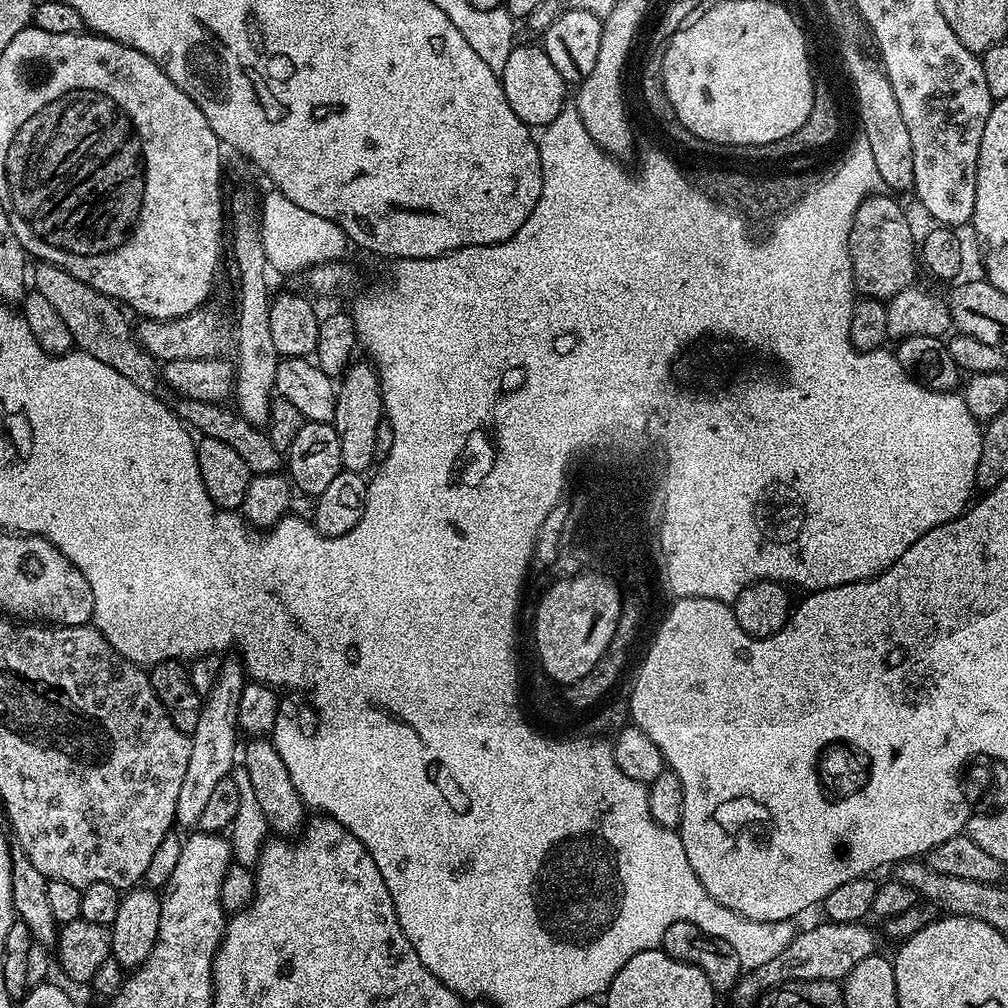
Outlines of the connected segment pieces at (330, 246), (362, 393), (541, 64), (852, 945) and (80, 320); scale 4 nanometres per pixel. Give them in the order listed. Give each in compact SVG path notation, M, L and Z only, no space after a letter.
M268 190L264 200L259 201L260 233L262 246L266 246L268 267L273 273L297 272L303 274L315 264L326 264L341 259L346 237L344 231L334 222L326 218L318 218L318 214L310 214L310 210L302 210L295 202L290 202L281 192Z
M368 362L349 364L336 389L334 421L338 442L342 446L343 471L364 474L377 463L374 442L378 435L378 426L383 419L385 419L384 403L380 397L380 377L376 375L375 367Z
M517 43L510 58L506 58L506 66L498 75L504 86L506 102L510 102L510 110L514 110L514 114L518 114L520 121L527 124L529 129L543 129L545 124L554 122L554 118L558 118L558 114L566 106L566 82L562 74L558 74L554 62L550 62L550 58L544 53L543 47L536 45L535 48L532 44Z
M823 922L817 928L808 928L797 931L796 936L790 942L790 946L786 950L782 950L782 954L778 954L778 958L774 958L771 962L766 962L766 966L758 966L751 970L745 971L740 979L736 982L734 989L734 997L740 1004L755 1005L759 1001L760 995L770 988L786 984L790 980L834 980L843 981L845 976L850 974L850 970L854 970L854 966L858 966L858 962L862 962L862 958L870 958L877 955L876 936L867 927L867 923L859 924L834 924L831 922Z
M37 263L30 280L38 294L42 294L58 310L59 317L70 330L73 345L79 351L98 358L98 362L106 362L106 366L118 370L122 378L130 378L141 393L152 394L157 391L156 387L161 387L161 365L137 342L133 325L128 325L125 309L117 301L86 286L86 282L78 282L74 274L56 264Z

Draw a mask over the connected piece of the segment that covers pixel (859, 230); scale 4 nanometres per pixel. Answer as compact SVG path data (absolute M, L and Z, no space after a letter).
M892 194L880 195L870 195L858 206L848 239L848 253L852 259L852 279L855 291L861 297L887 302L902 290L913 287L915 280L912 279L916 276L916 268L918 272L918 240L917 237L912 237L908 216L900 209L900 204L896 201L899 199Z

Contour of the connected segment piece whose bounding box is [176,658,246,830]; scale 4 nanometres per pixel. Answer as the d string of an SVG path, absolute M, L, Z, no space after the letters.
M225 659L220 665L218 682L214 682L214 690L203 697L202 714L198 718L198 726L190 733L190 763L186 766L186 774L182 778L182 786L178 793L176 807L176 824L192 830L199 825L202 809L211 797L212 792L222 782L222 778L232 776L232 763L238 760L238 700L242 698L242 690L246 683L244 665L239 659Z

